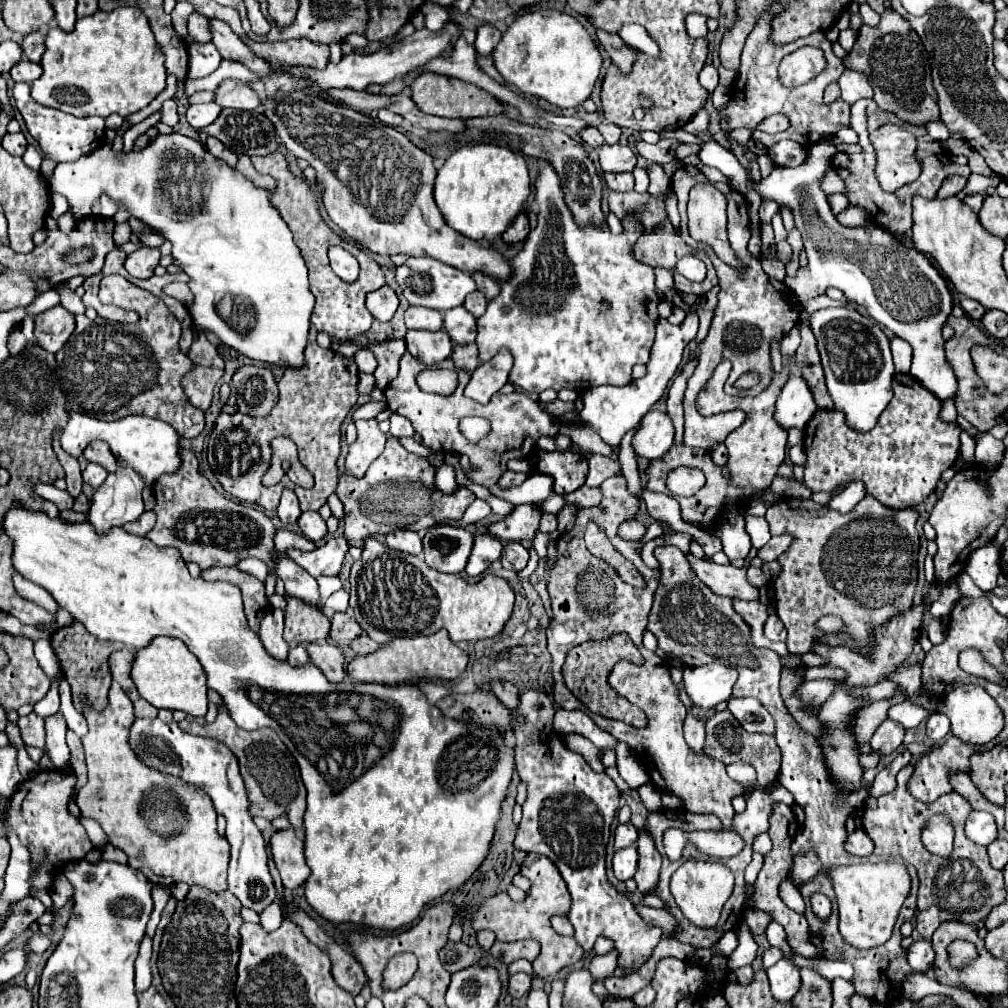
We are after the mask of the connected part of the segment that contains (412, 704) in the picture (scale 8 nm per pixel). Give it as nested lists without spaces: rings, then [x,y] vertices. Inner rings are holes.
[[[14,506],[8,510],[4,518],[4,532],[14,540],[14,554],[12,554],[12,564],[14,568],[32,580],[34,584],[46,588],[58,602],[60,608],[68,610],[76,622],[84,624],[84,628],[100,638],[100,640],[116,640],[122,642],[130,650],[142,650],[144,646],[150,646],[150,640],[156,636],[172,636],[180,638],[188,650],[200,660],[204,666],[204,672],[208,676],[208,688],[216,690],[226,708],[230,718],[242,728],[242,730],[258,730],[258,728],[272,728],[278,738],[286,744],[290,754],[296,758],[300,776],[306,784],[308,790],[308,808],[304,814],[304,826],[306,826],[306,862],[312,870],[310,878],[304,884],[306,890],[306,900],[308,904],[326,920],[330,922],[356,922],[356,924],[366,924],[372,928],[380,930],[394,930],[400,926],[406,926],[418,918],[422,908],[440,898],[444,892],[450,888],[462,886],[484,862],[490,850],[490,842],[496,830],[496,822],[502,812],[502,802],[508,794],[508,786],[514,774],[514,746],[512,746],[512,730],[498,730],[496,726],[470,726],[454,718],[446,718],[436,706],[432,706],[422,690],[416,686],[416,682],[404,682],[400,686],[384,686],[376,682],[356,682],[356,680],[344,680],[344,682],[330,682],[322,674],[320,668],[316,668],[312,662],[304,666],[290,666],[284,660],[272,658],[266,648],[262,646],[262,640],[258,638],[256,632],[250,630],[242,606],[242,596],[240,588],[228,582],[206,582],[202,578],[192,578],[188,574],[188,568],[184,560],[180,558],[178,550],[172,548],[156,548],[148,538],[142,536],[132,536],[128,532],[112,530],[112,534],[106,534],[104,538],[96,536],[96,530],[88,526],[88,522],[82,524],[68,524],[60,518],[48,518],[44,512],[32,512],[24,510],[20,506]],[[332,750],[340,750],[340,762],[332,756]]]

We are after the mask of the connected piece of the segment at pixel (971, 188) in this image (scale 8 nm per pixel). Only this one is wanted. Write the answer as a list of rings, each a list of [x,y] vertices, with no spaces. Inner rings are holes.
[[[970,174],[968,184],[966,184],[966,192],[968,192],[968,194],[984,192],[988,186],[998,186],[998,182],[1000,182],[998,176],[994,176],[994,178],[986,178],[986,176],[980,176],[980,174]]]

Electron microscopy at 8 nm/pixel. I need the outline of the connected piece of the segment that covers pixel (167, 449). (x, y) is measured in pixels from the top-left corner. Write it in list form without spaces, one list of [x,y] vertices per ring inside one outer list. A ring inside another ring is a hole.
[[[68,412],[68,424],[62,434],[62,448],[70,456],[78,458],[87,445],[94,440],[106,442],[110,446],[112,454],[116,456],[118,464],[132,466],[134,470],[140,472],[140,476],[148,484],[156,482],[156,478],[160,478],[160,474],[168,474],[172,470],[176,470],[176,466],[180,466],[180,456],[178,456],[180,436],[166,422],[156,420],[156,418],[132,414],[132,416],[118,418],[114,422],[102,422],[98,418],[90,418],[90,416],[84,416],[78,412]]]

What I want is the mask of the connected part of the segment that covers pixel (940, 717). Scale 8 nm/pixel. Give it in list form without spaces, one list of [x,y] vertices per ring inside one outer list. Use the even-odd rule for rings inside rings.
[[[934,712],[926,722],[926,732],[928,732],[928,738],[932,738],[932,740],[946,738],[950,734],[948,718],[944,718],[944,714],[940,714],[940,712]]]

